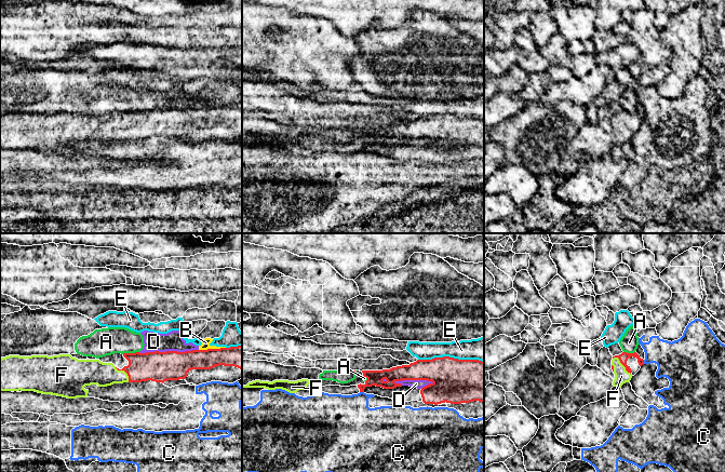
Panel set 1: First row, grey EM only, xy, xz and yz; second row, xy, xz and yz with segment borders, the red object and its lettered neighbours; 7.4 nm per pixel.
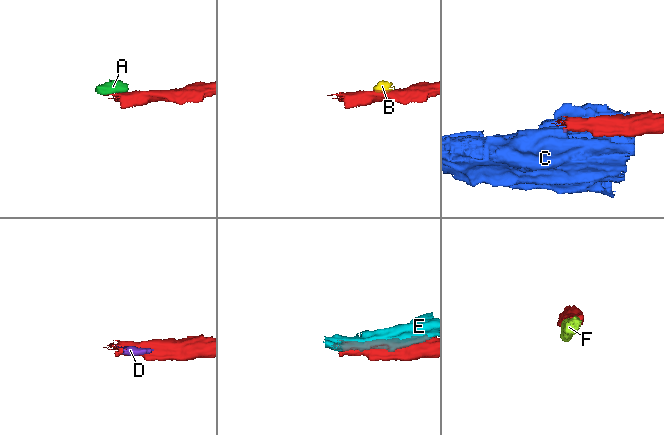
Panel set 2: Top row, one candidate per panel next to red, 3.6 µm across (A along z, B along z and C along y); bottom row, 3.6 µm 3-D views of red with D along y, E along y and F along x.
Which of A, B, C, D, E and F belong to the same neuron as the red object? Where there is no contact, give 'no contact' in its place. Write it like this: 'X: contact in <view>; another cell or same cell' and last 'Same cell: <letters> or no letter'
A: contact in xy; another cell
B: contact in xy; another cell
C: contact in xz; another cell
D: contact in xy; another cell
E: contact in xz; another cell
F: contact in yz; same cell
Same cell: F

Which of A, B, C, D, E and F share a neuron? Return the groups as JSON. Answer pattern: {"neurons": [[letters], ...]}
{"neurons": [["A", "B", "D"], ["C"], ["E"], ["F"]]}

